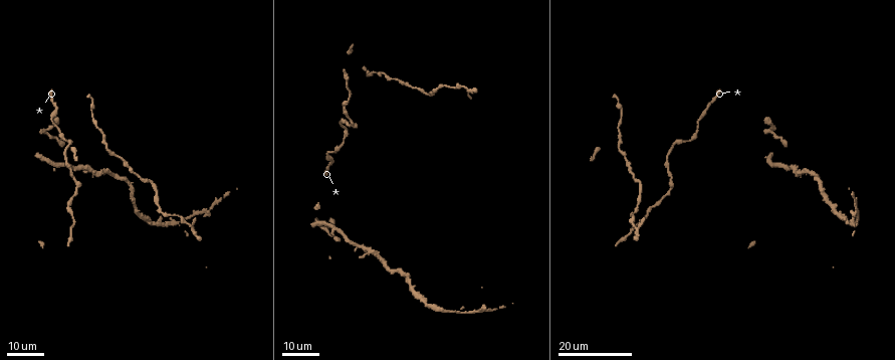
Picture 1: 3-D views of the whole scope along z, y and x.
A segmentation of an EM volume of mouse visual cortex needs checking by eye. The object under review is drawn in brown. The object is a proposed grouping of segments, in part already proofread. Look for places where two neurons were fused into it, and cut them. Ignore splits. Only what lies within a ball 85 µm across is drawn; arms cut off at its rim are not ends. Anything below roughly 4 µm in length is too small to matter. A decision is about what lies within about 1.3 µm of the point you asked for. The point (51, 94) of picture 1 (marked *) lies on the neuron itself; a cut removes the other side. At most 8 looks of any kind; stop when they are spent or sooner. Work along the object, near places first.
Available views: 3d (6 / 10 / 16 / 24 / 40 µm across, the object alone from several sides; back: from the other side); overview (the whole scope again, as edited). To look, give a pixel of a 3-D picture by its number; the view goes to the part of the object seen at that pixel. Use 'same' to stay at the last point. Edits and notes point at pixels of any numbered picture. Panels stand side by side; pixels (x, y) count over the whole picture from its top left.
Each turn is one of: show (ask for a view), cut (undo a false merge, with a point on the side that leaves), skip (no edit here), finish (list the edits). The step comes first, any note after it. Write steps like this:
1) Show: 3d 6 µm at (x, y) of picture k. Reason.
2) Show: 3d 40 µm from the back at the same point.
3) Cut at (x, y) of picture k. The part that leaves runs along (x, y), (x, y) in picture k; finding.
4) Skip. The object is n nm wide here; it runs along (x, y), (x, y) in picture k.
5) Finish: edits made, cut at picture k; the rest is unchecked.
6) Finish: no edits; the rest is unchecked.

Show: 3d 16 µm at (59, 167) of picture 1. Three arms meet.

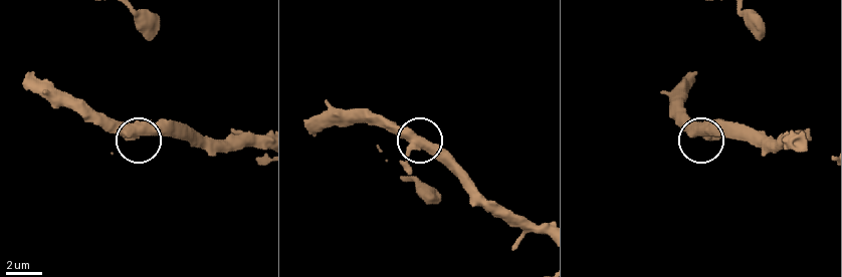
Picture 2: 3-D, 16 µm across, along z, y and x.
Show: 3d 10 µm at (415, 143) of picture 2.

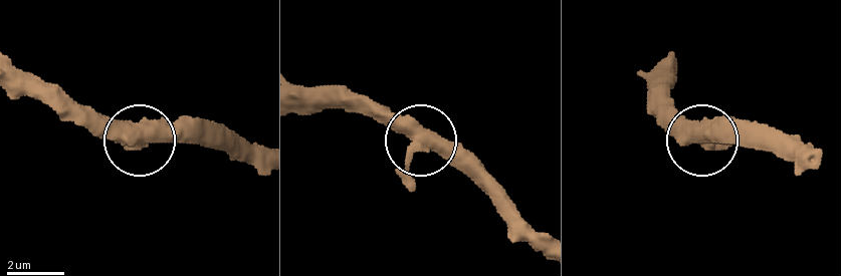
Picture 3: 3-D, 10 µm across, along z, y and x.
Skip. 3 arms meet here; one neuron here.

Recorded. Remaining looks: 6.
Show: 3d 16 µm at (113, 154) of picture 1.

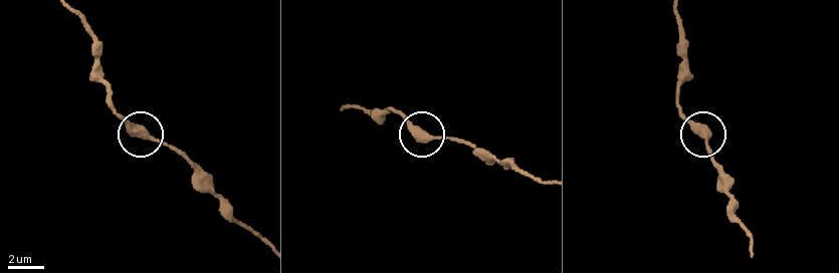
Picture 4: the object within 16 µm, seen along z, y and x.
Show: 3d 6 µm at (706, 134) of picture 4.

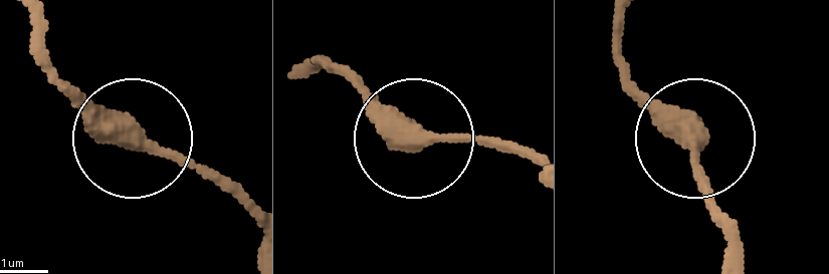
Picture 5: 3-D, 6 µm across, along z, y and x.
Skip. The object is 400 nm wide here; continuous, no second neuron.

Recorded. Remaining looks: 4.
Show: 3d 24 µm at (178, 215) of picture 1. Sudden change in width.

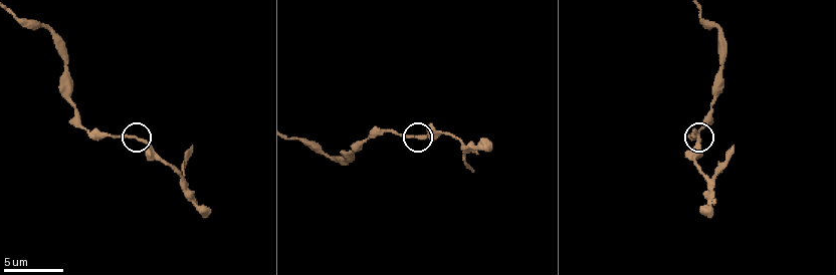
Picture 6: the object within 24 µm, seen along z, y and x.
Show: 3d 10 µm at (142, 138) of picture 6.

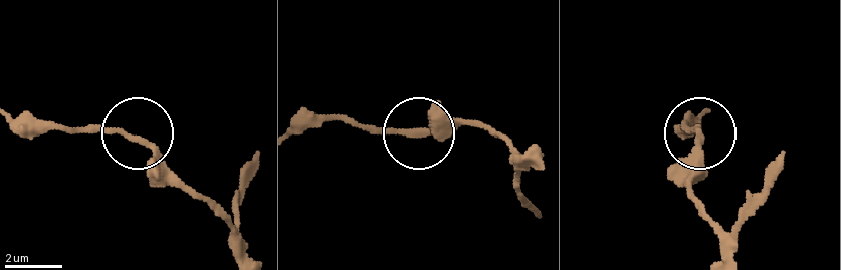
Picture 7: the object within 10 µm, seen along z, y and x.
Skip. It runs along (300, 128), (336, 116), (387, 131), (485, 124) in picture 7; one neuron here.

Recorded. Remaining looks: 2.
Show: 3d 16 µm at (70, 214) of picture 1. Calibre changes.

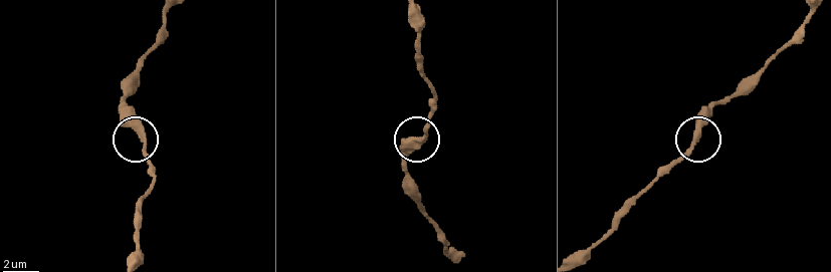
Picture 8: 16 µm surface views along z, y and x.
Show: 3d 6 µm at (140, 131) of picture 8. Closer look.

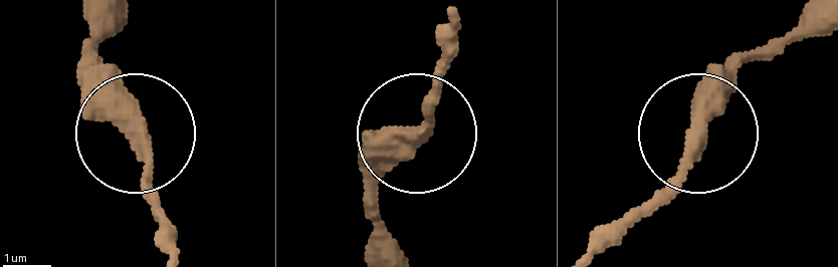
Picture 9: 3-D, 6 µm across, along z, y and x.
Skip. The object is 370 nm wide here; it runs along (797, 20), (741, 67), (689, 152), (597, 244) in picture 9; all the same neuron.

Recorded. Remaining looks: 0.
Finish: no edits; the rest is unchecked.

